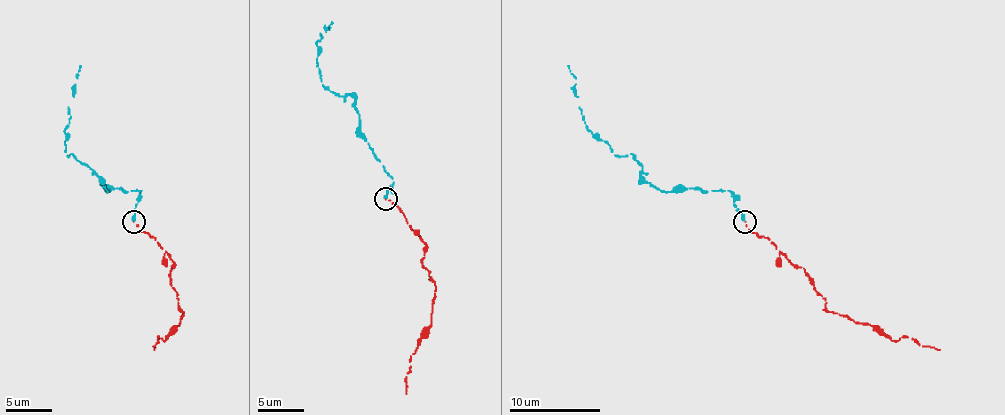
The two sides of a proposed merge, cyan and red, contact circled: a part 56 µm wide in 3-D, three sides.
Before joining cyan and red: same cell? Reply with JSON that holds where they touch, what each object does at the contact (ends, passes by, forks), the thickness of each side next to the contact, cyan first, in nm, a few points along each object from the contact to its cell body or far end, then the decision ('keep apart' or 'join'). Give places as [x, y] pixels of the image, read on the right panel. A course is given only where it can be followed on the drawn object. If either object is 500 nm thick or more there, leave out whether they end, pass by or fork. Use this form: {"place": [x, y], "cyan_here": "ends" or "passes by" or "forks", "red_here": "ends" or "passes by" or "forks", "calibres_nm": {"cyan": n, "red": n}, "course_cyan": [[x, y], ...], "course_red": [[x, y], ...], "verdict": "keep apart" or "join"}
{"place": [745, 221], "cyan_here": "ends", "red_here": "ends", "calibres_nm": {"cyan": 320, "red": 110}, "course_cyan": [[744, 221], [728, 191], [660, 191], [641, 179], [641, 166], [630, 154], [614, 154], [586, 127], [568, 65]], "course_red": [[744, 221], [751, 232], [767, 237], [795, 266], [802, 266], [829, 312], [870, 324], [893, 340], [939, 349]], "verdict": "join"}

